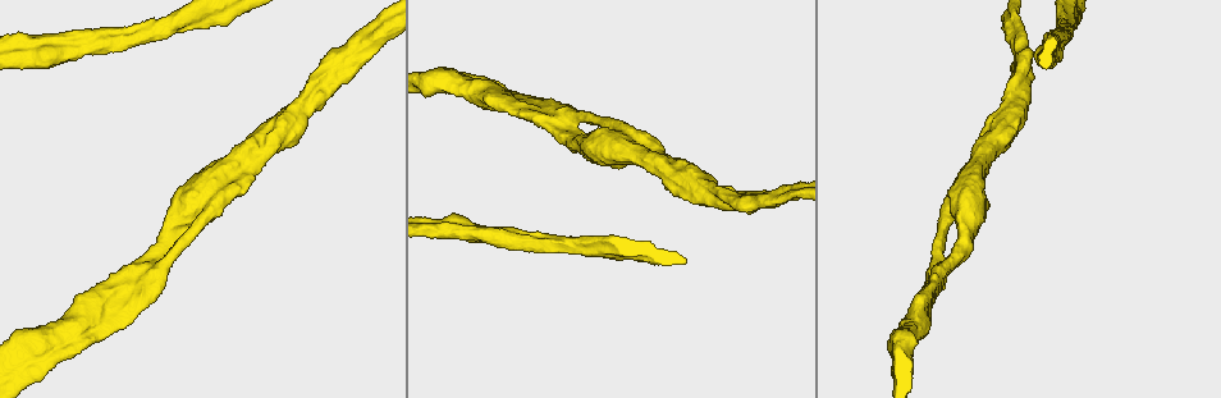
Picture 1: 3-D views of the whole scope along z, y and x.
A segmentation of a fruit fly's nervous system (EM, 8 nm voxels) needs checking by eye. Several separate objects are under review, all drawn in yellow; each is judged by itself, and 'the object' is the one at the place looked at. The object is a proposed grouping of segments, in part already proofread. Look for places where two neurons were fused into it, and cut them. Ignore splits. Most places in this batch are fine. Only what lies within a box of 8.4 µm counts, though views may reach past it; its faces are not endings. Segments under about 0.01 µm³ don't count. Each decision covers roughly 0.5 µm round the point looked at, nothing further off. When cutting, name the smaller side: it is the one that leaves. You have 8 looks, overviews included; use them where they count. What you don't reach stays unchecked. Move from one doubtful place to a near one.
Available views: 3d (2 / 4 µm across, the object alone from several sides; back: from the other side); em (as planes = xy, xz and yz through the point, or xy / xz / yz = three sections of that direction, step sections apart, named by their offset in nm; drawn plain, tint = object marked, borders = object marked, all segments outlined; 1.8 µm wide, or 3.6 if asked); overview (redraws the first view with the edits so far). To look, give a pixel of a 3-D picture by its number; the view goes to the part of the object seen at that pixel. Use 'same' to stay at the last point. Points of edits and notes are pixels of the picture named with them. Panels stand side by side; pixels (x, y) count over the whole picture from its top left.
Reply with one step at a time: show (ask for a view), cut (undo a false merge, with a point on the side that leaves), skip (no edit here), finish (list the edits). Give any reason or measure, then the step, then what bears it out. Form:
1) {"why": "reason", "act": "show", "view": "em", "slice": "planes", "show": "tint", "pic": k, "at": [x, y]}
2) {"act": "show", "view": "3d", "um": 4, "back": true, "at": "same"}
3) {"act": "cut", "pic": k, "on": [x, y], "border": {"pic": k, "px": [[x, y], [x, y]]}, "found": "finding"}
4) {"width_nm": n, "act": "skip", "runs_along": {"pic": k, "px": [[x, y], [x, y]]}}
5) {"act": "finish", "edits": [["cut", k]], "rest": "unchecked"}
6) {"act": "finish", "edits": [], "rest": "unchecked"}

{"act": "show", "view": "em", "slice": "planes", "show": "tint", "pic": 1, "at": [435, 228]}

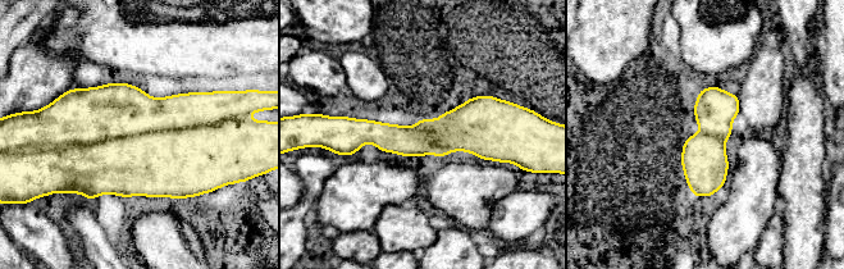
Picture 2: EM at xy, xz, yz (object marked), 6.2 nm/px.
{"act": "skip", "runs_along": {"pic": 2, "px": [[346, 127], [386, 137], [500, 140]]}, "found": "one neuron here"}

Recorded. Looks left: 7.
{"why": "sudden change in width", "act": "show", "view": "3d", "um": 4, "back": true, "pic": 1, "at": [221, 190]}

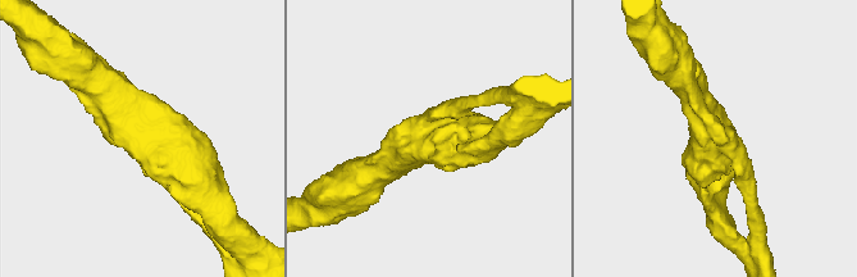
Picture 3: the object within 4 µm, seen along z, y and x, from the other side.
{"act": "show", "view": "em", "slice": "planes", "show": "tint", "pic": 3, "at": [708, 139]}

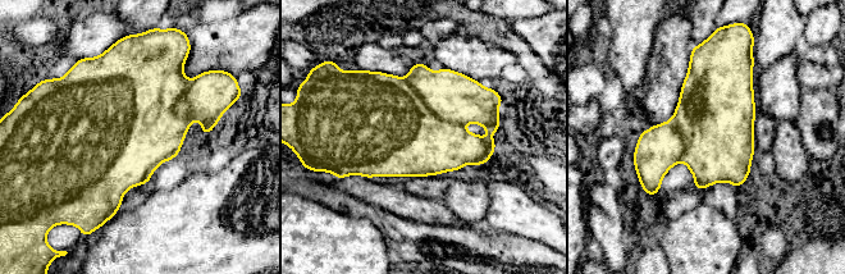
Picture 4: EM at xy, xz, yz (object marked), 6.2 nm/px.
{"act": "skip", "found": "continuous, no second neuron"}

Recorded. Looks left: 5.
{"why": "four-way junction", "act": "show", "view": "em", "slice": "xz", "step": 8, "show": "tint", "pic": 1, "at": [546, 116]}

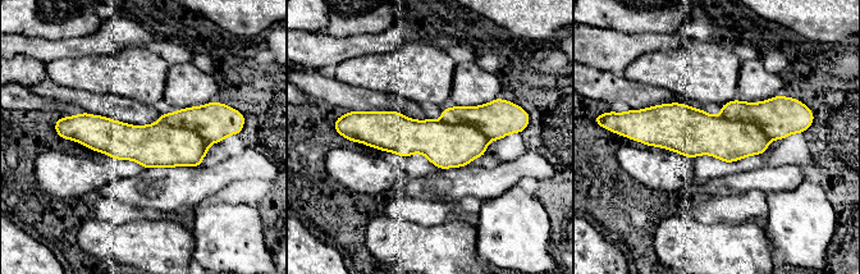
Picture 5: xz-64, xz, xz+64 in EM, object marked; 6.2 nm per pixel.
{"width_nm": 300, "act": "skip", "found": "continuous, no second neuron"}

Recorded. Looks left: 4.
{"act": "finish", "edits": [], "rest": "unchecked"}

